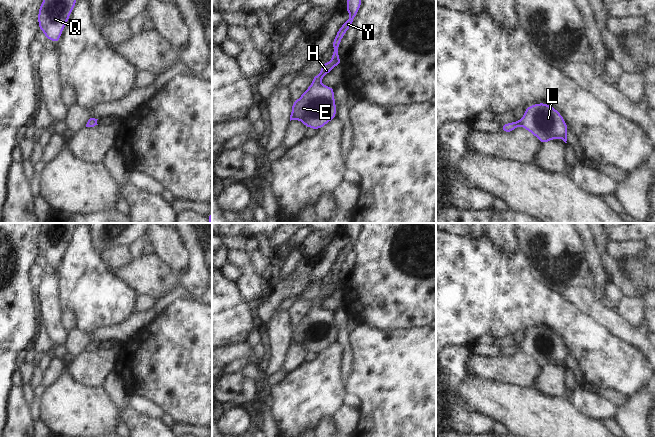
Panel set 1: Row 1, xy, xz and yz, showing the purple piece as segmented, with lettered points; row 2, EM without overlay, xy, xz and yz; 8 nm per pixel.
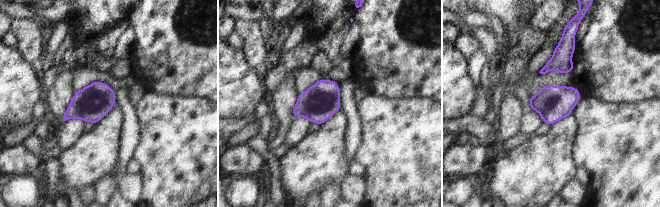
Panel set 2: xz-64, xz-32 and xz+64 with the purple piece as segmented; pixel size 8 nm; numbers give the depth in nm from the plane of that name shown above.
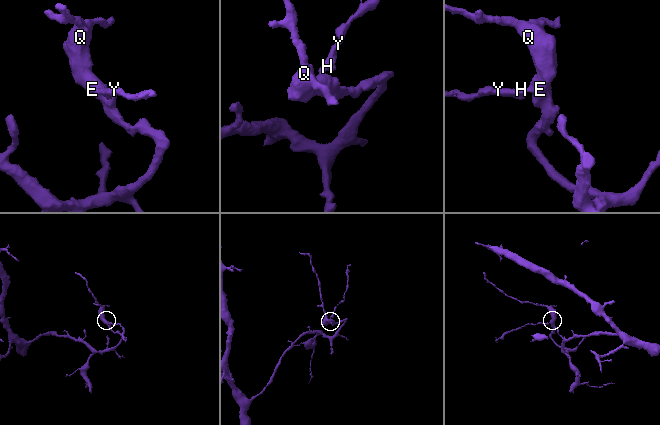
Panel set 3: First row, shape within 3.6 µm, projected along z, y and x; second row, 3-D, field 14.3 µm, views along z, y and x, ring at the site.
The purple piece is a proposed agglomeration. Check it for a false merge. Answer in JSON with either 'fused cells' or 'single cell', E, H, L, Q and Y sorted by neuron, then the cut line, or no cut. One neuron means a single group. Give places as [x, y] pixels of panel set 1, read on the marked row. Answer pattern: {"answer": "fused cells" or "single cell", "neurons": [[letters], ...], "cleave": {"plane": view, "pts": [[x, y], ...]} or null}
{"answer": "single cell", "neurons": [["E", "H", "L", "Q", "Y"]], "cleave": null}

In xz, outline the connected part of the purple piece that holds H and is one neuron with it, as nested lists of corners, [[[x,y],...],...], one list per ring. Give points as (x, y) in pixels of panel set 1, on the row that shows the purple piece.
[[[347,0],[346,11],[350,18],[343,23],[332,42],[332,59],[328,63],[321,63],[321,72],[312,77],[312,84],[299,97],[292,102],[291,120],[300,120],[307,128],[320,129],[329,121],[336,118],[336,102],[334,87],[321,85],[321,80],[337,65],[341,65],[338,49],[346,31],[352,27],[362,0]]]

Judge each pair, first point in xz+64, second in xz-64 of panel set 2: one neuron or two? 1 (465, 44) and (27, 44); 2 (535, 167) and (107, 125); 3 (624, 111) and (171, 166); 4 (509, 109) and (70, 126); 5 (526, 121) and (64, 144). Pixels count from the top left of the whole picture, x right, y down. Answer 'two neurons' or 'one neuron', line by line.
1: two neurons
2: one neuron
3: one neuron
4: two neurons
5: one neuron

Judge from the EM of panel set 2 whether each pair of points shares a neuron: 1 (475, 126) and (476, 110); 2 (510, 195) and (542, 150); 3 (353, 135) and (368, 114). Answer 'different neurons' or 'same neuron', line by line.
1: different neurons
2: same neuron
3: different neurons

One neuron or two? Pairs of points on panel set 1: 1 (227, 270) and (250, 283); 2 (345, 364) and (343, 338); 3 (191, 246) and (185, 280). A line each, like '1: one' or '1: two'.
1: two
2: one
3: one

